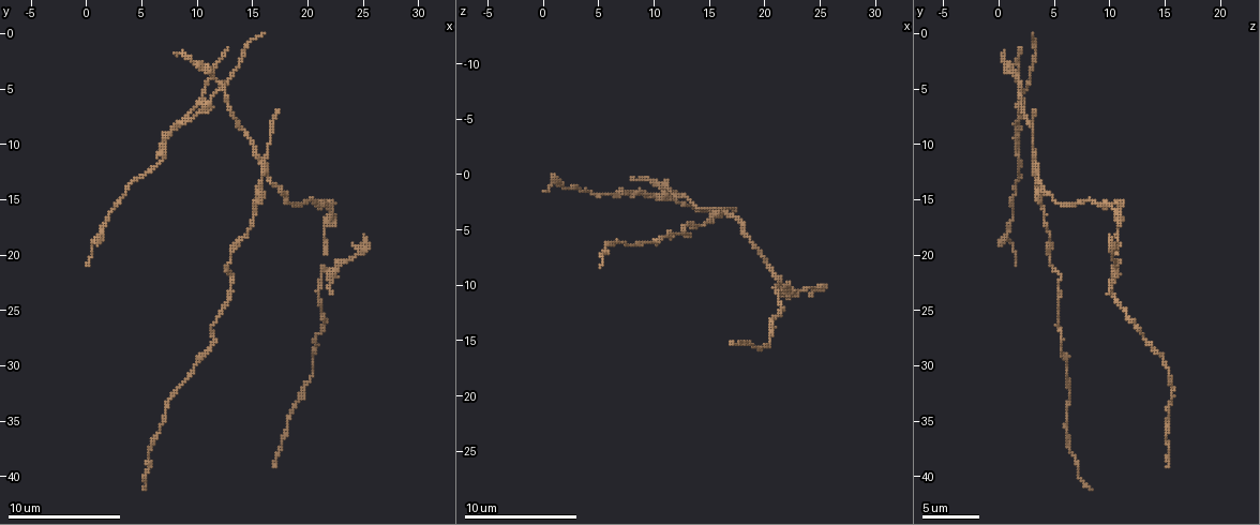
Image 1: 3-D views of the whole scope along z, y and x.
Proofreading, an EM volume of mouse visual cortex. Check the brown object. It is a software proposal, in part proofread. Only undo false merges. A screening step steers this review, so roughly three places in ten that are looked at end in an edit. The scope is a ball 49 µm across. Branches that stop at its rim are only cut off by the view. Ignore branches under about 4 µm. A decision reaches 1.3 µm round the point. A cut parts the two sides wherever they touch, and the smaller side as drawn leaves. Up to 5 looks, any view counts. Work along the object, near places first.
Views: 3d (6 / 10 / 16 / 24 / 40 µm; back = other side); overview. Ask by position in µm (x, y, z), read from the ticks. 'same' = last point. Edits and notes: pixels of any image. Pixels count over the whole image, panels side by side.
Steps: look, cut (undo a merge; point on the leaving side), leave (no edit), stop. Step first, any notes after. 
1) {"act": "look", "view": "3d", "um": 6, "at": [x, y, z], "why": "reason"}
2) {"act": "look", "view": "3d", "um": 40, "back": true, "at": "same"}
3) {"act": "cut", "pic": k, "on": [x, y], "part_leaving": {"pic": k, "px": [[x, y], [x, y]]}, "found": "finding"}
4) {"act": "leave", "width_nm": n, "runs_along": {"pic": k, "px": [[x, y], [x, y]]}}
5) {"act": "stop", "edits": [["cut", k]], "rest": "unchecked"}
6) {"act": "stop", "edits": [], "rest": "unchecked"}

{"act": "look", "view": "3d", "um": 6, "at": [21.6, 21.4, 10.4], "why": "small branch off a trunk"}

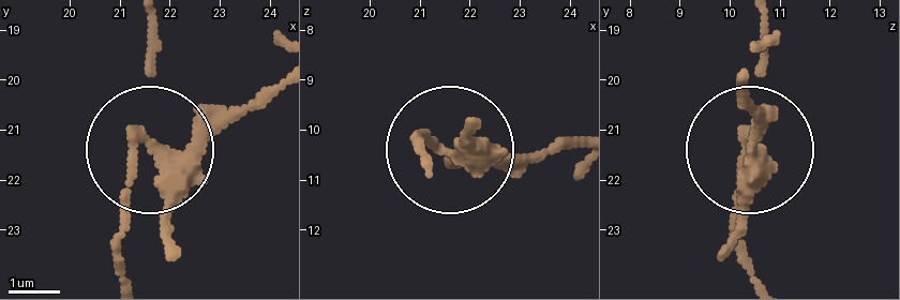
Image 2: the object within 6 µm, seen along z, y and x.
{"act": "cut", "pic": 2, "on": [180, 203], "width_nm": 280, "found": "a second neuron is stuck on"}

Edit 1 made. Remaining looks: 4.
{"act": "look", "view": "3d", "um": 10, "at": [22.0, 15.8, 10.0], "why": "three arms meet"}

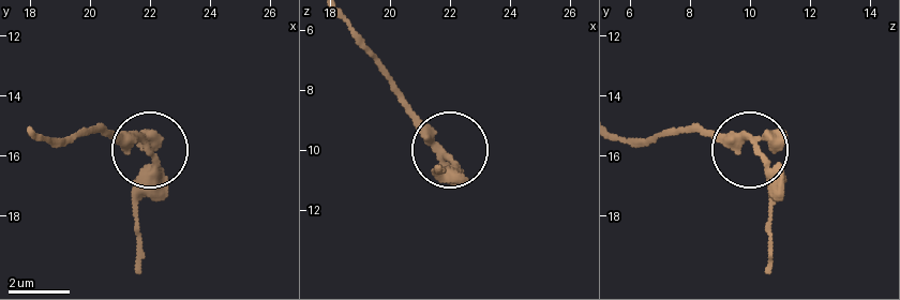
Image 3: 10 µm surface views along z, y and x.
{"act": "leave", "width_nm": 290, "runs_along": {"pic": 3, "px": [[40, 134], [99, 129], [143, 144], [150, 175], [135, 219]]}, "found": "one neuron here"}

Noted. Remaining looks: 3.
{"act": "look", "view": "3d", "um": 6, "at": [15.8, 13.0, 3.4], "why": "arms part here"}

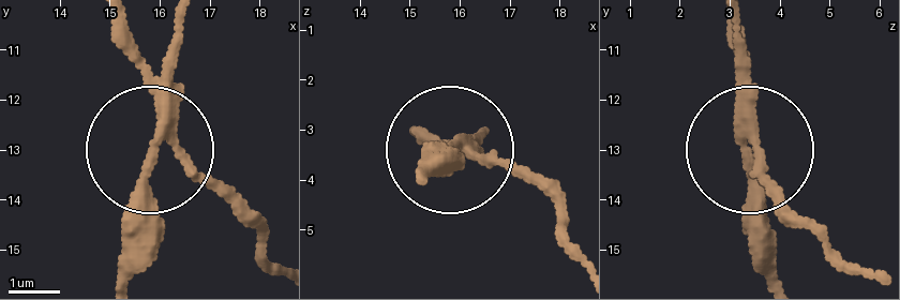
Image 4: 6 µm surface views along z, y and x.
{"act": "cut", "pic": 4, "on": [176, 28], "part_leaving": {"pic": 4, "px": [[166, 105], [132, 281]]}, "found": "a second neuron is stuck on"}

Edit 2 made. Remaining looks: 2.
{"act": "stop", "edits": [["cut", 2], ["cut", 4]], "rest": "unchecked"}

